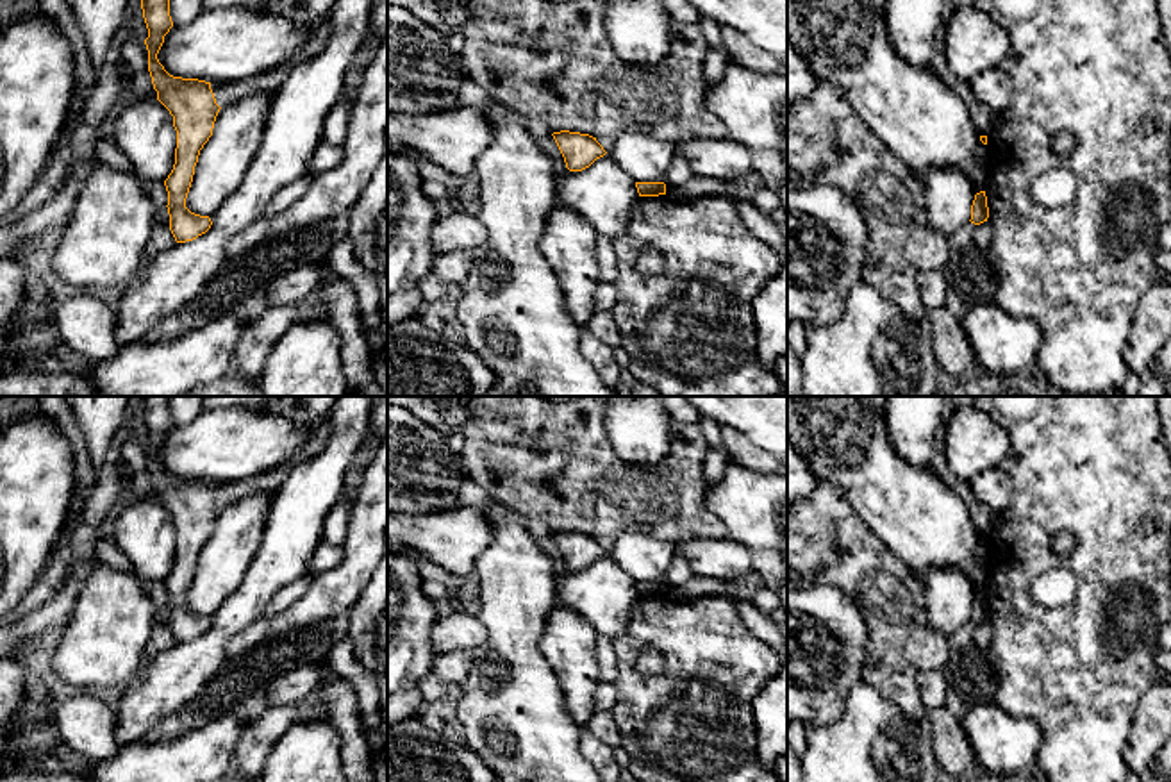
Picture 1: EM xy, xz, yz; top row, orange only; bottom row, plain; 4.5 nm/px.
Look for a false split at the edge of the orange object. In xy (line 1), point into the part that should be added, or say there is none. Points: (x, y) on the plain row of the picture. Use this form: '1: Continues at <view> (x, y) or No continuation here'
1: No continuation here

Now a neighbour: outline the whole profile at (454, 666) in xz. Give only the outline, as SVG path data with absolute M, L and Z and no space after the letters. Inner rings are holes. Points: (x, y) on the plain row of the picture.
M471 650L436 653L432 673L448 686L462 686L473 670L478 653Z

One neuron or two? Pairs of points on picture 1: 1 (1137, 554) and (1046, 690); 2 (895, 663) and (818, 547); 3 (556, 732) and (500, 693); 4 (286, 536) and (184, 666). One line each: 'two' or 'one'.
1: one
2: one
3: one
4: one

